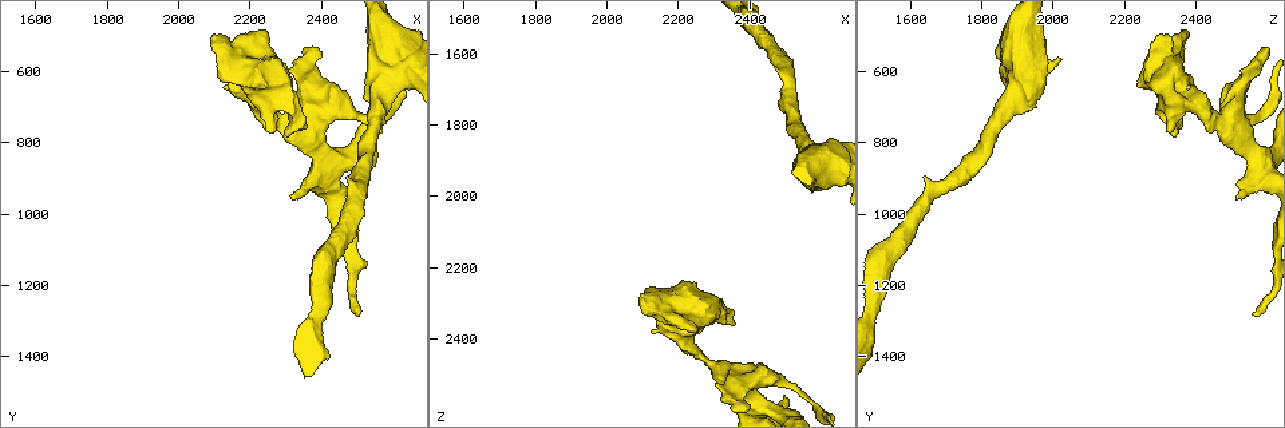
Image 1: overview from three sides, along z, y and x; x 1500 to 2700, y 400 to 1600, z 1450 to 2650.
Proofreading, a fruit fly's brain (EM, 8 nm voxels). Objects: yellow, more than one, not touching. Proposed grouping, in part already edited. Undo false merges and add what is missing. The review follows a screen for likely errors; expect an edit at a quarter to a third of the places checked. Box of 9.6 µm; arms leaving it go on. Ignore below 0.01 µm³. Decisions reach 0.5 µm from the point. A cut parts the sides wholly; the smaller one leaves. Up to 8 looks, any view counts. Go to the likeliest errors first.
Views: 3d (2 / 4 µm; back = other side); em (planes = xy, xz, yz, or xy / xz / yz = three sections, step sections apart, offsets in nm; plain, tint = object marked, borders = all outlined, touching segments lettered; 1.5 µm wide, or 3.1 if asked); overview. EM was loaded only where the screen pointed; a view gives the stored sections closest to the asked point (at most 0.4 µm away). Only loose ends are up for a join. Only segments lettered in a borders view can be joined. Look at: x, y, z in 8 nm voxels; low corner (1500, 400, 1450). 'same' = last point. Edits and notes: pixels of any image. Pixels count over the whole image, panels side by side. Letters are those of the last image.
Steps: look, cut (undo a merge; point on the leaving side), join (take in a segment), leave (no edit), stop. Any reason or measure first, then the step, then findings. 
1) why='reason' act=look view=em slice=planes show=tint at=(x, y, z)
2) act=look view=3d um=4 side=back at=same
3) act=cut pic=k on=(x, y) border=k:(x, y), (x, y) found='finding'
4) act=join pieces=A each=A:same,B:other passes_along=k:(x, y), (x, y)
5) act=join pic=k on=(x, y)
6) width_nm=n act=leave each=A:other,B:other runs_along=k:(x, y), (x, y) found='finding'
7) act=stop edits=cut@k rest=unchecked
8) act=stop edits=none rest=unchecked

why='free end' act=look view=3d um=2 at=(2500, 1280, 2560)

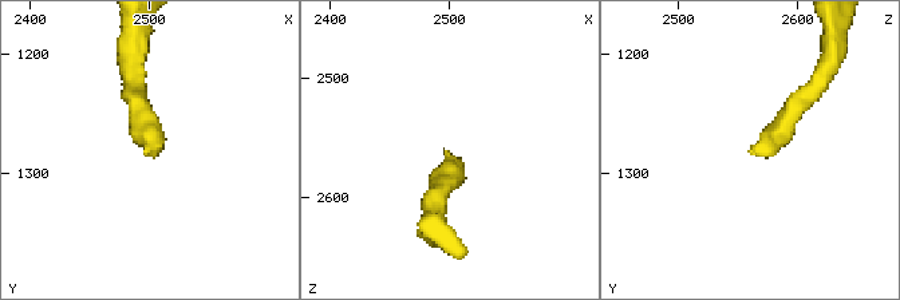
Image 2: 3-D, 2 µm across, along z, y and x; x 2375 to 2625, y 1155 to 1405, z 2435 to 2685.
why='shape alone is not enough' act=look view=em slice=planes show=borders at=(2498, 1284, 2570)

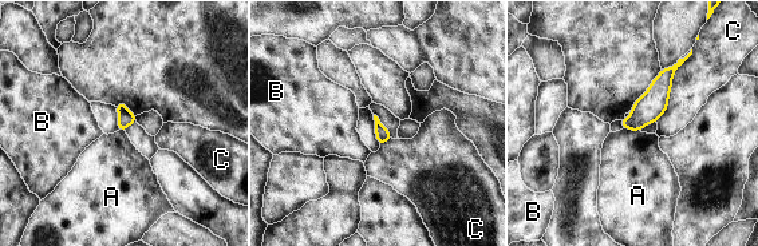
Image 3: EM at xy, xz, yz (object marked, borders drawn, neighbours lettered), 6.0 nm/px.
width_nm=90 act=leave each=A:other,B:other,C:other border=3:(623, 127), (639, 131) found='no lettered segment goes on from it'

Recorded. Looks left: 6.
why='branch stops here' act=look view=em slice=planes show=plain at=(2240, 490, 2380)

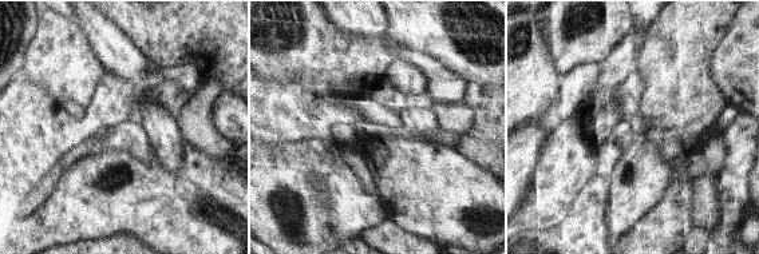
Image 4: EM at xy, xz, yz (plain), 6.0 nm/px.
act=look view=em slice=planes show=borders at=same

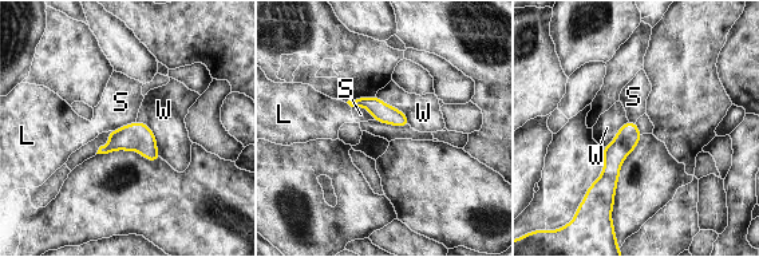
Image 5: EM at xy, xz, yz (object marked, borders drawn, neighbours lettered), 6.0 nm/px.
act=leave each=L:other,S:other,W:other runs_along=5:(632, 126), (613, 155), (608, 201) found='none of them fits'

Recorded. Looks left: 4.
why='stops while still wide' act=look view=em slice=yz step=4 show=tint at=(2430, 630, 2490)

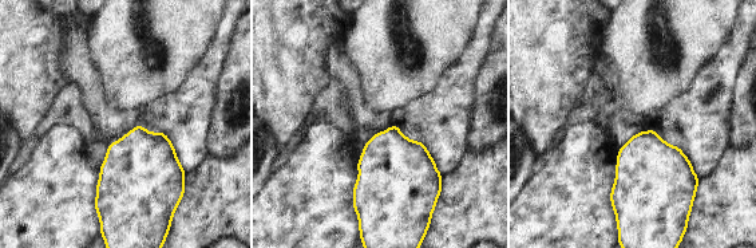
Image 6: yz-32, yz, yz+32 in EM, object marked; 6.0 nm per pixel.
act=look view=em slice=xz step=4 show=borders at=same

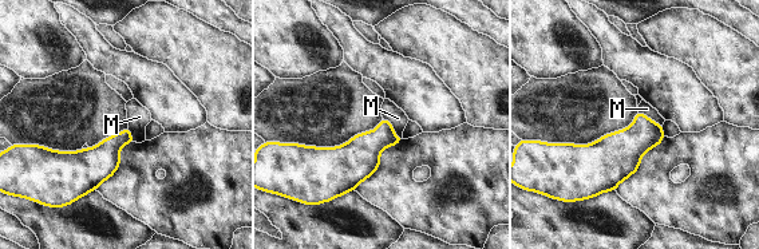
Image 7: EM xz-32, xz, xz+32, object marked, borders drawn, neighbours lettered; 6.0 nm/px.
longest_contact=M:170nm act=leave each=M:other found='no lettered segment goes on from it'

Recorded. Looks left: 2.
act=stop edits=none rest=unchecked

